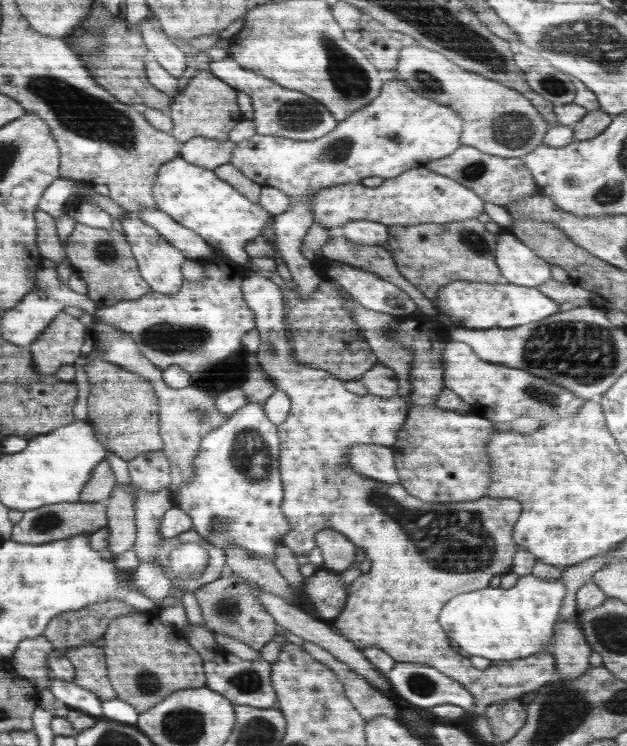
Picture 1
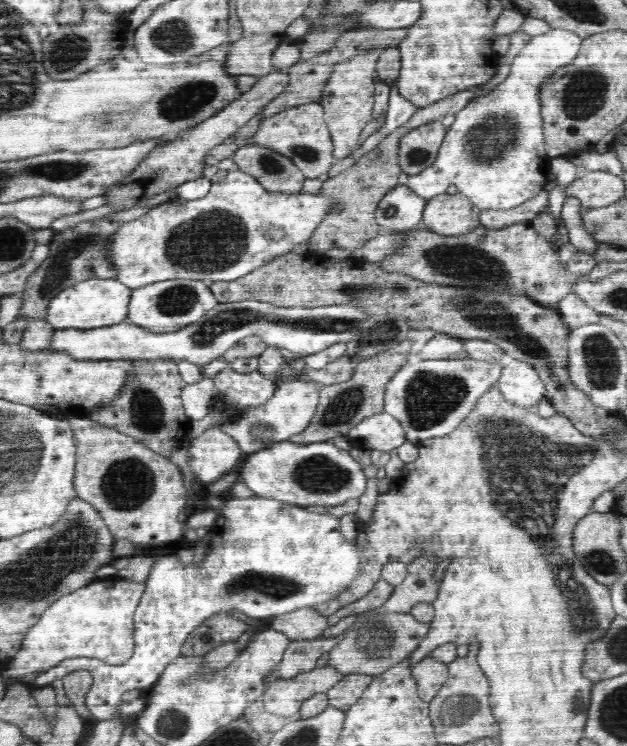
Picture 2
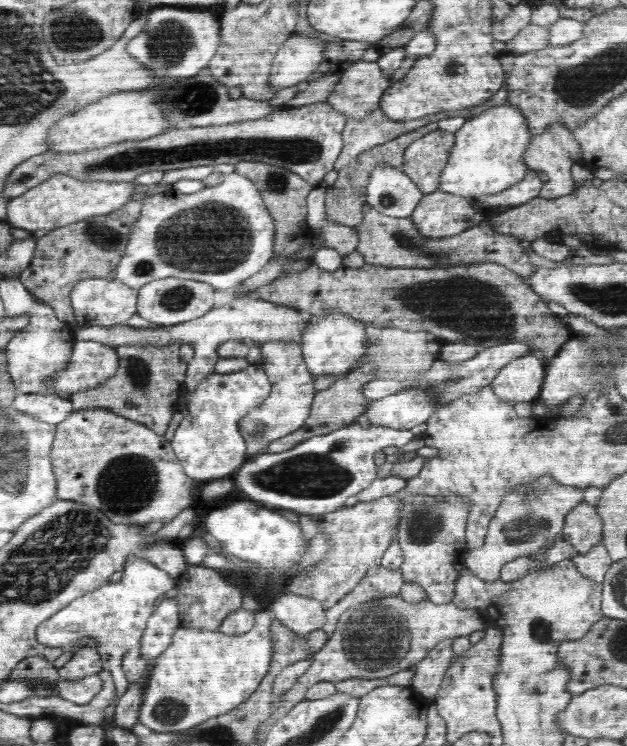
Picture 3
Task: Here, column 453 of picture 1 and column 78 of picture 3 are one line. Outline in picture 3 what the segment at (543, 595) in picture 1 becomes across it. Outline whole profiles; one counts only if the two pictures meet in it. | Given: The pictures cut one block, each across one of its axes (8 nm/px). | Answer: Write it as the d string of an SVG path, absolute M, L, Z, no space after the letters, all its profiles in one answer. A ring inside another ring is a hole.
M136 558L134 562L126 563L123 570L124 576L118 584L108 582L92 590L90 596L80 596L66 604L62 610L58 610L54 616L40 624L37 631L37 640L43 646L49 648L76 647L83 643L97 644L102 669L112 673L111 680L115 684L115 697L103 710L103 716L107 723L105 726L114 727L114 710L119 698L126 692L128 681L122 668L122 655L125 652L139 647L146 622L152 614L152 610L165 592L177 585L177 577L167 574L152 562Z

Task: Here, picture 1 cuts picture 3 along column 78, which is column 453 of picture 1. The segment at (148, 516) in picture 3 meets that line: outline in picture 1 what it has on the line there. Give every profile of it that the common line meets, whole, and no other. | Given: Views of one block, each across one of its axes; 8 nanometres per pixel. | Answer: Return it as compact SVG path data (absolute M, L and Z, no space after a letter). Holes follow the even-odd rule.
M412 407L408 410L402 428L397 430L394 444L389 446L399 483L412 496L425 502L462 503L484 498L491 483L491 458L487 455L487 444L495 431L495 424L491 420L472 412L462 414L438 407Z

